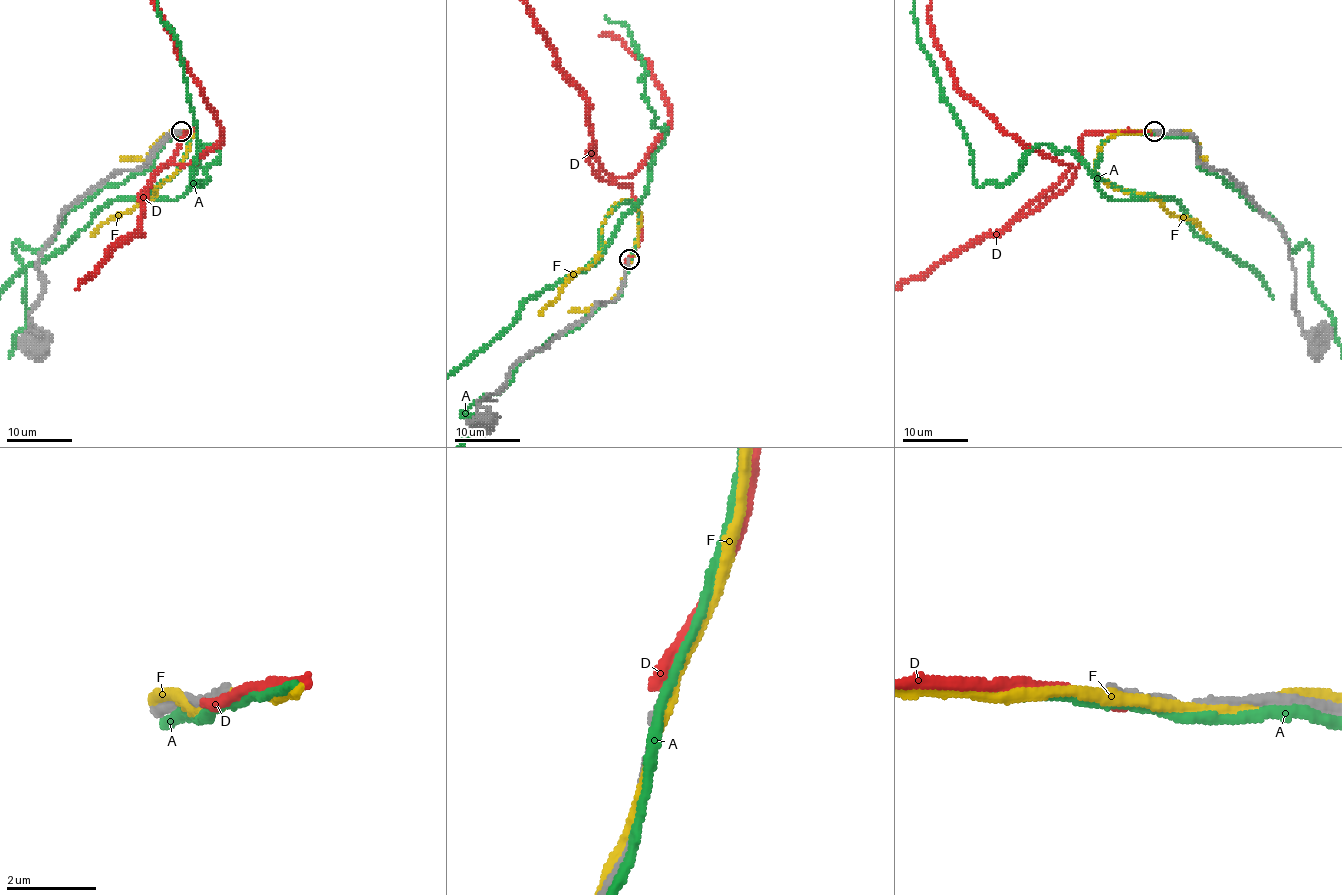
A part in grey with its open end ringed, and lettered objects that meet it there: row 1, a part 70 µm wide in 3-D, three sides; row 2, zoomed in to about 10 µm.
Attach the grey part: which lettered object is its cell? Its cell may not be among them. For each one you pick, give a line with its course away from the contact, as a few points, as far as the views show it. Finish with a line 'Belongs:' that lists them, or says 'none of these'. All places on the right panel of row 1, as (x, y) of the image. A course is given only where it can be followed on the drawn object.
Belongs: none of these

